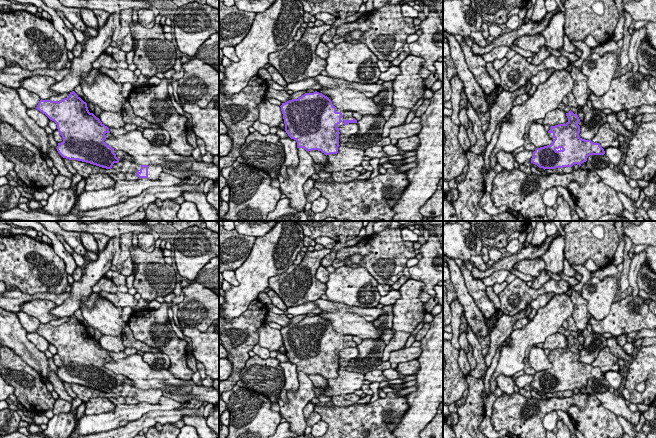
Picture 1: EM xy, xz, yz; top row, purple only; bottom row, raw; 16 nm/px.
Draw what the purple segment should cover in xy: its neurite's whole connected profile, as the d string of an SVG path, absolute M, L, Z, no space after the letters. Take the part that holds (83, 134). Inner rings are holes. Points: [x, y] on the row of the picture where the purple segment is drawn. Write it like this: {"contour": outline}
{"contour": "M74 91L70 92L67 98L59 102L41 99L36 109L56 123L58 132L63 138L63 141L58 143L57 151L63 158L90 163L106 169L115 169L122 173L133 173L139 179L158 180L163 172L160 165L139 165L127 153L115 150L107 145L104 140L113 138L114 135L99 118L89 112L87 103Z"}

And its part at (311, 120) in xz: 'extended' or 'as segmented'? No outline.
extended

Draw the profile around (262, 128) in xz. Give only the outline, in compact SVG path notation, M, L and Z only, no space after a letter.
M256 120L252 127L255 131L258 131L260 134L266 135L270 133L270 128L267 124L261 123L260 121Z

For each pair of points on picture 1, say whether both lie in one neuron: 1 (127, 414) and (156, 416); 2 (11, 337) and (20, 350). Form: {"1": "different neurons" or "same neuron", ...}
{"1": "different neurons", "2": "same neuron"}

